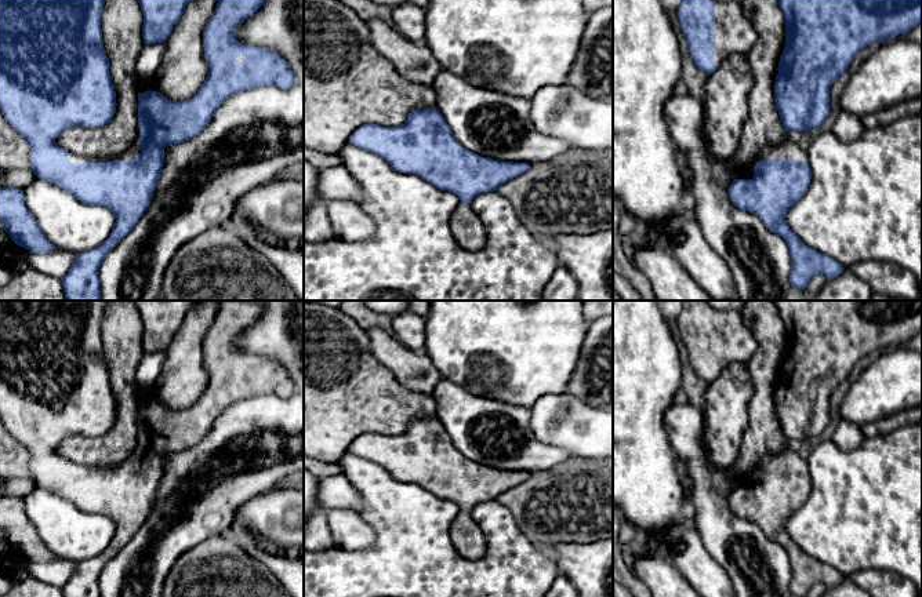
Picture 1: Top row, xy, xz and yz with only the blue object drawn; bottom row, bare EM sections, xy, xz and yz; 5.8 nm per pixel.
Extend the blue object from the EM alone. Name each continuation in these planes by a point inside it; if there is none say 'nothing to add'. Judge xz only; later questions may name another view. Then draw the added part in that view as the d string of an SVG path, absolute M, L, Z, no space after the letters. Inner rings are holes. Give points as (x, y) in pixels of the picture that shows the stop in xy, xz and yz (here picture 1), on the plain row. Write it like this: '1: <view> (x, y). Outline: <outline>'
nothing to add

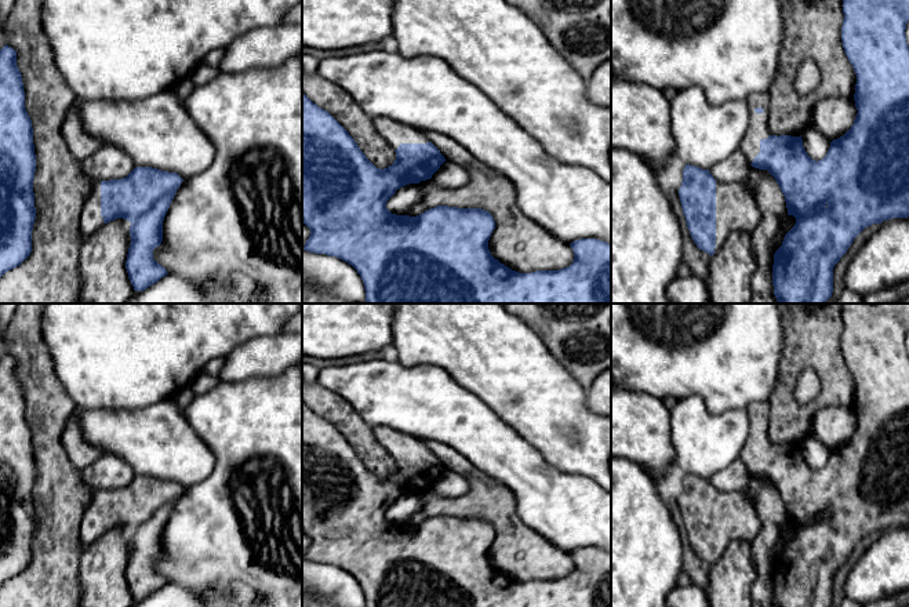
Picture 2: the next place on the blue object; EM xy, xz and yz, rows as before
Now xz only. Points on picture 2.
1: xz (393, 442). Outline: M374 426L377 441L396 459L400 452L426 452L429 447L418 437L388 426Z

